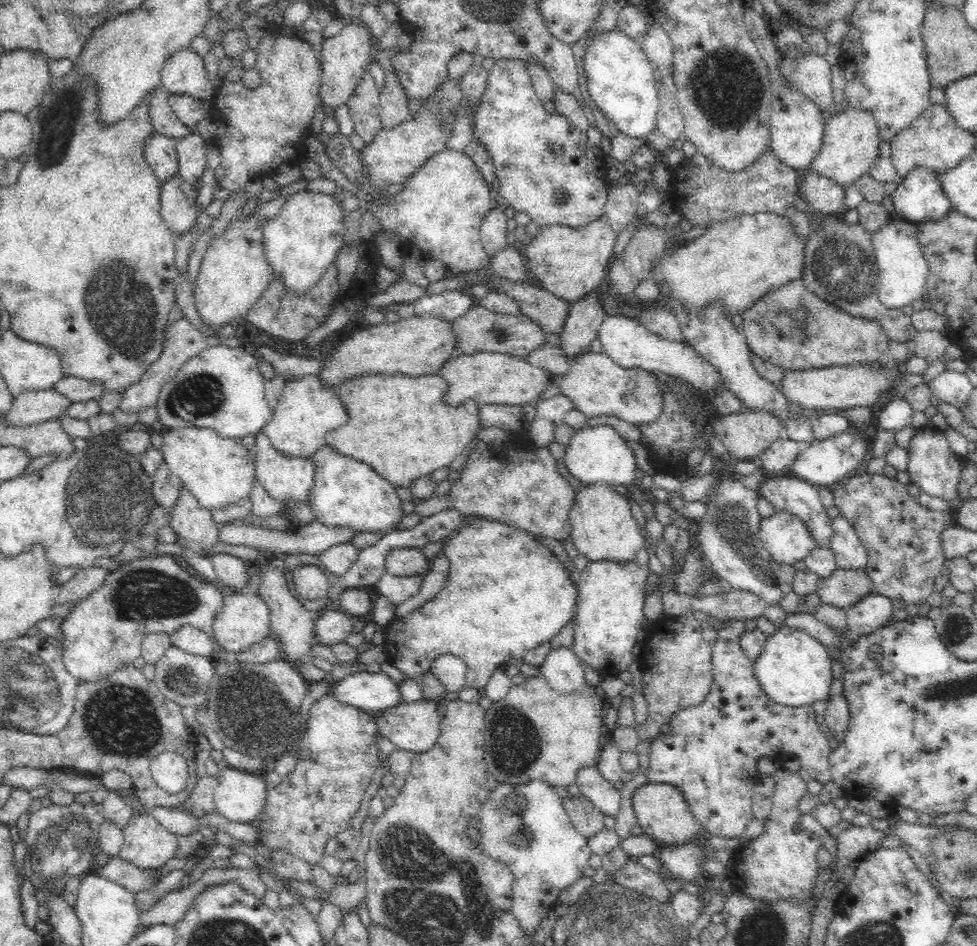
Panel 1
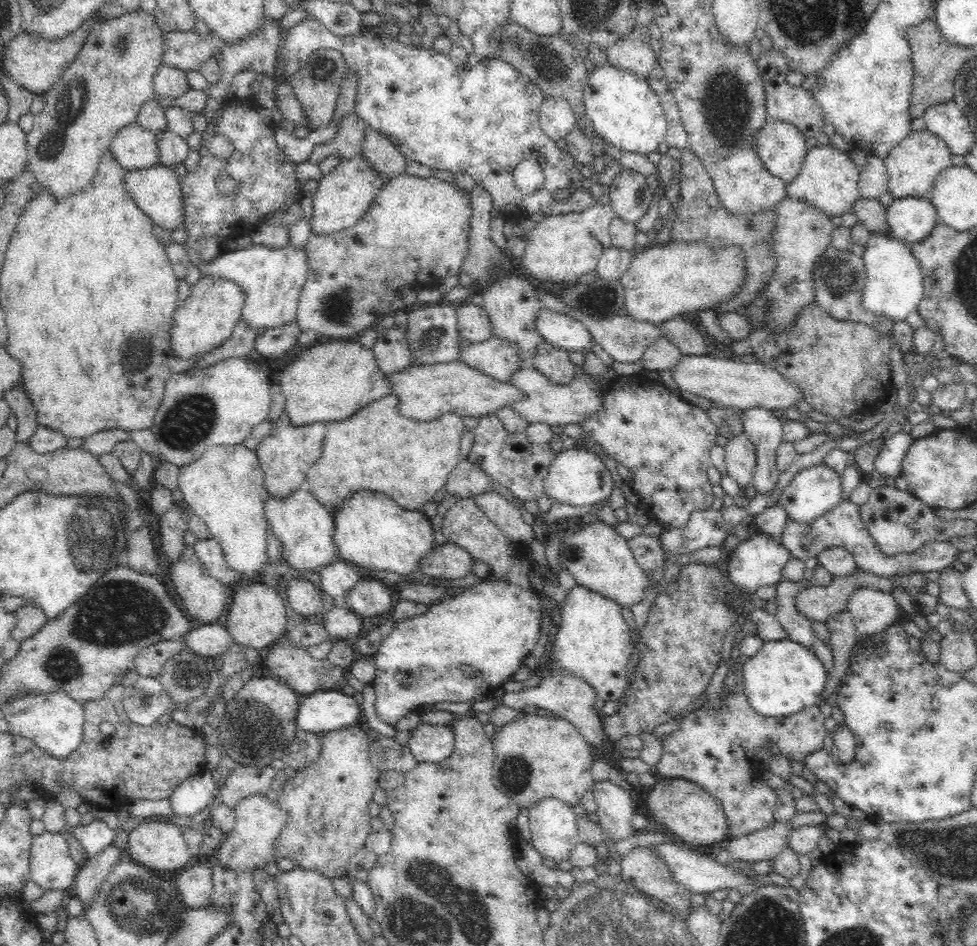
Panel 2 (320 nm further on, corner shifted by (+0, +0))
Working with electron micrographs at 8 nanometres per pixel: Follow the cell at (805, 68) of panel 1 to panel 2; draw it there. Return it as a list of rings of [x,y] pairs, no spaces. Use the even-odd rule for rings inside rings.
[[[771,48],[759,54],[756,67],[765,90],[765,107],[768,118],[785,120],[793,124],[803,134],[804,138],[818,136],[825,125],[821,106],[813,99],[813,96],[810,96],[809,91],[806,91],[803,87],[786,83],[785,76],[790,72],[790,66],[785,56],[776,48]]]

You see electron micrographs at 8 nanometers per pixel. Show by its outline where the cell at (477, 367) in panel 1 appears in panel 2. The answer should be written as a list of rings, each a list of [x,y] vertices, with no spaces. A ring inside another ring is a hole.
[[[440,362],[436,364],[410,365],[389,374],[391,394],[398,397],[400,415],[422,422],[434,420],[446,412],[454,412],[462,418],[484,417],[512,405],[524,398],[524,393],[508,380],[496,380],[479,370],[467,366],[465,362]]]

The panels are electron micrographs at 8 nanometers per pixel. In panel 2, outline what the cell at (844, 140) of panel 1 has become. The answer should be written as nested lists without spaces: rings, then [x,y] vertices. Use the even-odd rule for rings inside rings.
[[[830,143],[809,148],[801,164],[800,172],[786,185],[787,196],[813,204],[815,208],[830,217],[851,211],[853,204],[861,196],[857,189],[860,168],[852,162],[849,152],[850,149],[838,151]]]

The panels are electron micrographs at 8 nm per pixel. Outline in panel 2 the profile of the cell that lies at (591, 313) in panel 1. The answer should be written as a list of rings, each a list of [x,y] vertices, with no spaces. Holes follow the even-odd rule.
[[[543,340],[530,365],[554,384],[570,384],[577,366],[570,361],[569,353]]]

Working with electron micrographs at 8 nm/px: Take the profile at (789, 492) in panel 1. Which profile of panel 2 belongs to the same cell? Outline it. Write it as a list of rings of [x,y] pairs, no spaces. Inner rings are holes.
[[[843,499],[832,510],[824,512],[822,516],[818,516],[818,518],[809,522],[798,522],[793,518],[788,518],[786,524],[784,524],[781,540],[782,545],[788,549],[792,558],[798,558],[802,561],[814,558],[819,552],[826,551],[834,546],[844,548],[854,556],[857,566],[864,572],[886,578],[904,576],[904,574],[912,574],[912,572],[941,571],[950,567],[950,564],[955,562],[960,554],[955,540],[929,543],[914,553],[898,553],[894,556],[886,556],[878,551],[877,544],[872,539],[870,531],[864,526],[858,505]]]

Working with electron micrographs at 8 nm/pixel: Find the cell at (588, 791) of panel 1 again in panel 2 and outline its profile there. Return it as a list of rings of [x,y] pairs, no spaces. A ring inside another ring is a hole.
[[[666,842],[654,846],[648,846],[652,851],[656,851],[658,856],[664,859],[664,863],[668,865],[670,872],[674,875],[675,880],[682,884],[691,894],[694,893],[710,893],[716,891],[725,891],[727,888],[735,888],[742,895],[742,897],[750,895],[756,891],[760,885],[755,884],[748,877],[744,876],[739,870],[732,869],[729,864],[725,865],[718,863],[716,859],[698,853],[691,849],[676,846],[676,844]]]

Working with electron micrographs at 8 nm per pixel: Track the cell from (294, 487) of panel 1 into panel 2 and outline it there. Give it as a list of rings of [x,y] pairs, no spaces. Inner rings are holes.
[[[305,487],[294,490],[290,496],[278,500],[273,496],[266,496],[264,500],[267,524],[278,540],[282,541],[283,559],[294,570],[318,571],[326,564],[332,564],[340,559],[334,545],[334,517],[332,511],[323,507],[315,496]]]

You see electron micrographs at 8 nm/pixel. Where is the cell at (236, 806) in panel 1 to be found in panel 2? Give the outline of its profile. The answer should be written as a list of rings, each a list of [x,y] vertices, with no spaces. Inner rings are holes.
[[[253,795],[240,800],[234,809],[236,821],[232,832],[225,834],[216,854],[211,857],[212,862],[219,862],[225,868],[240,870],[263,869],[270,863],[270,856],[274,854],[274,842],[288,825],[288,814],[279,808],[275,801],[264,795]]]

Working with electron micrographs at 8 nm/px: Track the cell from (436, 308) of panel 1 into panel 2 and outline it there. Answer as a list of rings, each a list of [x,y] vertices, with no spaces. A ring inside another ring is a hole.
[[[448,302],[438,304],[417,305],[406,310],[408,324],[406,327],[406,343],[410,347],[411,362],[418,364],[436,364],[454,362],[461,355],[459,333],[457,328],[456,308]]]

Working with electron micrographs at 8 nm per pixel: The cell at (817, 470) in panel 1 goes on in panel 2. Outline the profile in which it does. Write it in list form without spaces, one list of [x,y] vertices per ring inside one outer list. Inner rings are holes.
[[[823,463],[808,466],[804,470],[800,470],[783,488],[778,503],[785,508],[789,518],[793,518],[798,522],[809,522],[814,518],[818,518],[818,516],[822,516],[824,512],[832,510],[842,500],[840,480],[841,476]]]

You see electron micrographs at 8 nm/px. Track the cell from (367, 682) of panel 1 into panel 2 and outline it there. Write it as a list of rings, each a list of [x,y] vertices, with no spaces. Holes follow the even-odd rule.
[[[337,687],[303,696],[295,723],[303,732],[320,735],[342,726],[356,725],[362,715],[362,707],[356,699]]]

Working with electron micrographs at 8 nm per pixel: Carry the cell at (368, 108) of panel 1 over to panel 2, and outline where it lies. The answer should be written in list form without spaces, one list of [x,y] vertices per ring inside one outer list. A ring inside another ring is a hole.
[[[355,112],[342,116],[339,129],[335,132],[330,142],[314,146],[307,160],[312,164],[320,164],[328,156],[338,154],[341,159],[349,159],[361,154],[361,146],[369,126]]]

